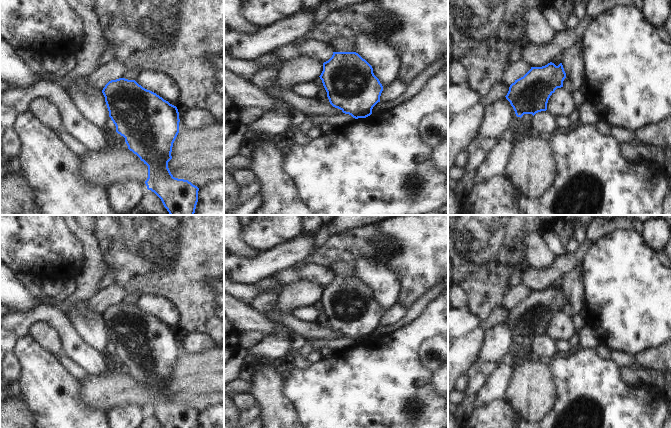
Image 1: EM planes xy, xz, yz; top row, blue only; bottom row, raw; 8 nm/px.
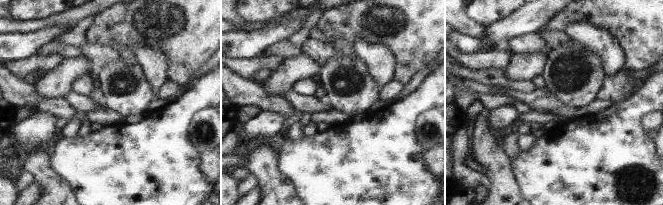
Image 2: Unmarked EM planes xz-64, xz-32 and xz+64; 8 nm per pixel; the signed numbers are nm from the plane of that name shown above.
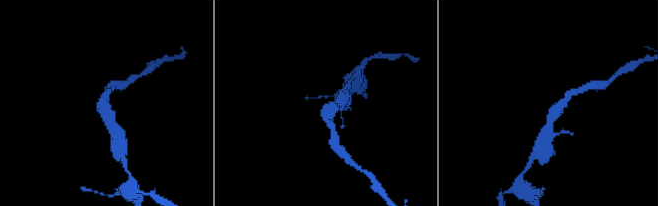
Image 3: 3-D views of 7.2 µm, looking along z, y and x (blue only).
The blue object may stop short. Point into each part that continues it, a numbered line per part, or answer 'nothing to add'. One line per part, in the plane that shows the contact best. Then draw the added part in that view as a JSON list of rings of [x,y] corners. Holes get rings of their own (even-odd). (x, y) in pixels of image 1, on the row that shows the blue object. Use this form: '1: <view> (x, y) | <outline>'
nothing to add

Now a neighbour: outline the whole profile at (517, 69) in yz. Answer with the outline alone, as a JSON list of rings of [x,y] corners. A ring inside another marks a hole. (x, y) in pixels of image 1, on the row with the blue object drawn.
[[[522,58],[513,63],[510,63],[505,74],[508,80],[508,86],[510,87],[510,85],[517,79],[523,77],[531,69],[531,67],[532,66]]]

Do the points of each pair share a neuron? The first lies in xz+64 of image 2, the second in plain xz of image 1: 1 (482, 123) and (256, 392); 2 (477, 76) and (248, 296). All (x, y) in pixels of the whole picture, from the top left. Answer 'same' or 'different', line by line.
1: same
2: different

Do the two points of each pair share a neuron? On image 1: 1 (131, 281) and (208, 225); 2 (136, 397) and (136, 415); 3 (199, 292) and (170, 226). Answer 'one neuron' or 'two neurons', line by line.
1: one neuron
2: two neurons
3: one neuron

